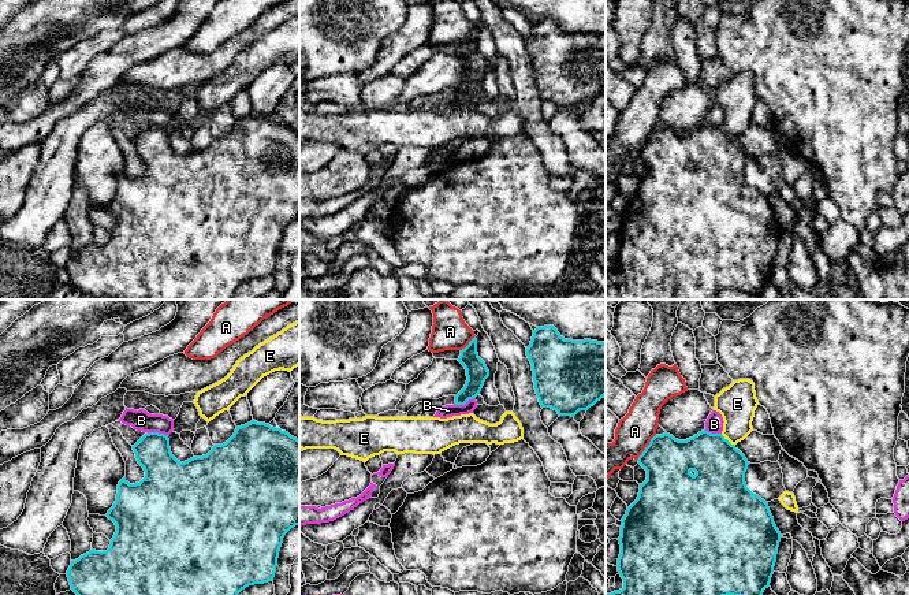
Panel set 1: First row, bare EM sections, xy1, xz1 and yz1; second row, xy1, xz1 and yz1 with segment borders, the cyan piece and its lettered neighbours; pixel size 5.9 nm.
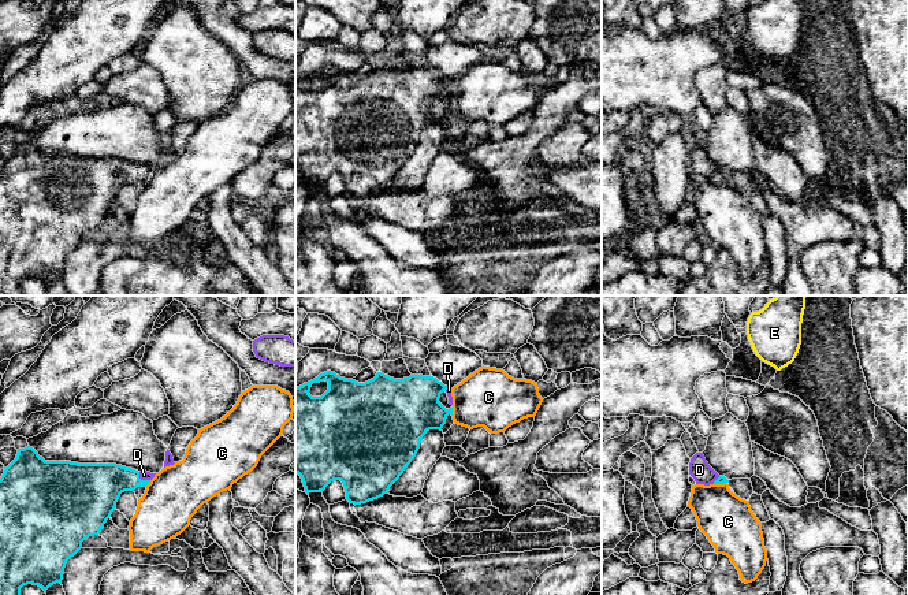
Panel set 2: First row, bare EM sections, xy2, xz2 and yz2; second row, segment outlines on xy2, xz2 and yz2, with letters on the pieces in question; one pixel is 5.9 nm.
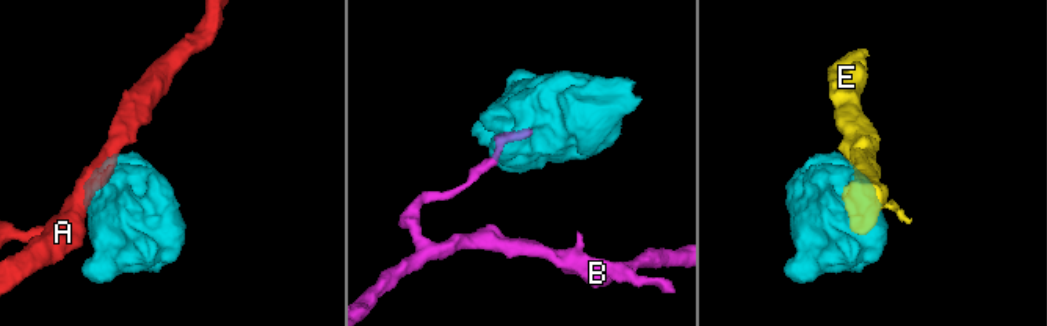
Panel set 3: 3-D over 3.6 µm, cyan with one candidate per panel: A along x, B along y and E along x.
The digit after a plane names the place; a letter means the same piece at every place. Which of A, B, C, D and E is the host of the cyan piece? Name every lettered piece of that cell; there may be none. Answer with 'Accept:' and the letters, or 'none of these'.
Accept: D

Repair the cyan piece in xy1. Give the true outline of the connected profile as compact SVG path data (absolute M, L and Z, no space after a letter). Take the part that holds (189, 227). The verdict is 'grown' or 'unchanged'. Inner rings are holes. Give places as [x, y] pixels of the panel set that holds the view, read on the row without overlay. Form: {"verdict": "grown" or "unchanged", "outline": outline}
{"verdict": "unchanged", "outline": "M252 114L236 120L226 137L215 138L206 149L193 150L185 156L172 149L168 129L159 126L145 127L133 140L133 144L138 157L145 164L145 171L135 178L130 178L126 171L119 175L116 194L105 208L116 219L109 242L107 245L92 242L78 253L71 254L67 264L71 283L82 294L107 300L232 300L238 287L246 280L273 274L283 231L291 222L299 219L299 134L297 131L280 122Z"}

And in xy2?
{"verdict": "grown", "outline": "M30 140L19 142L0 172L0 295L23 295L21 282L27 278L38 279L45 286L51 279L62 278L67 254L82 242L86 231L100 227L120 187L146 181L155 168L116 157L45 155Z"}

